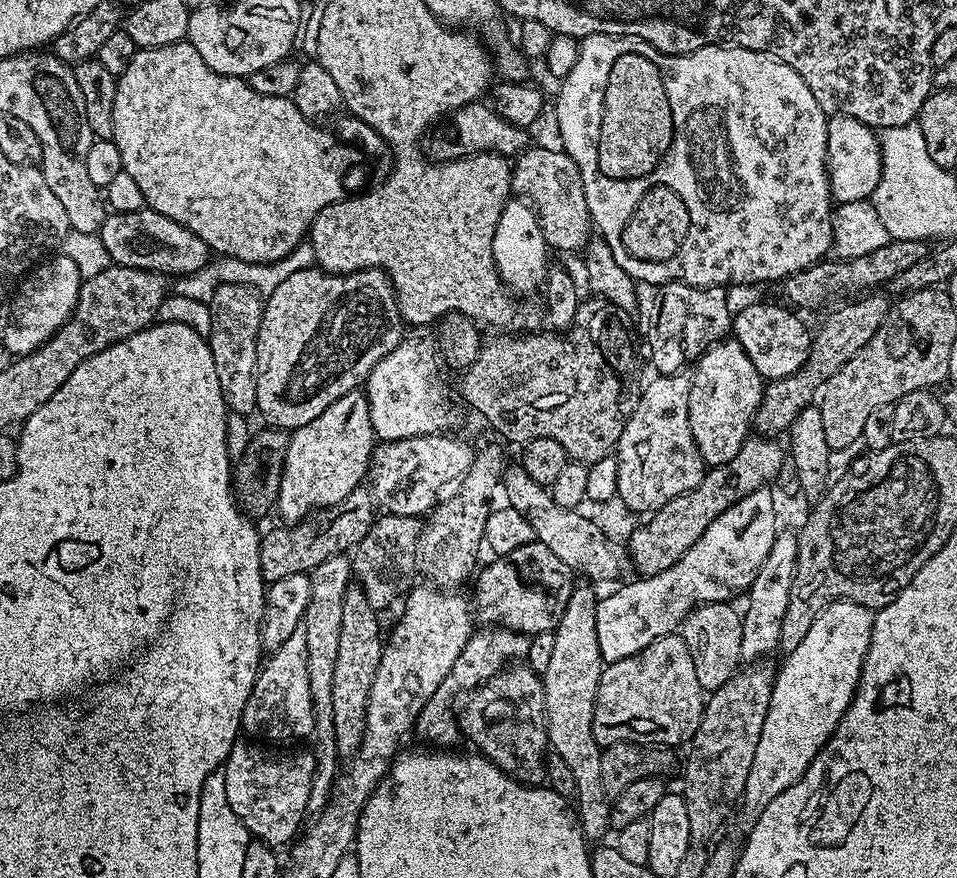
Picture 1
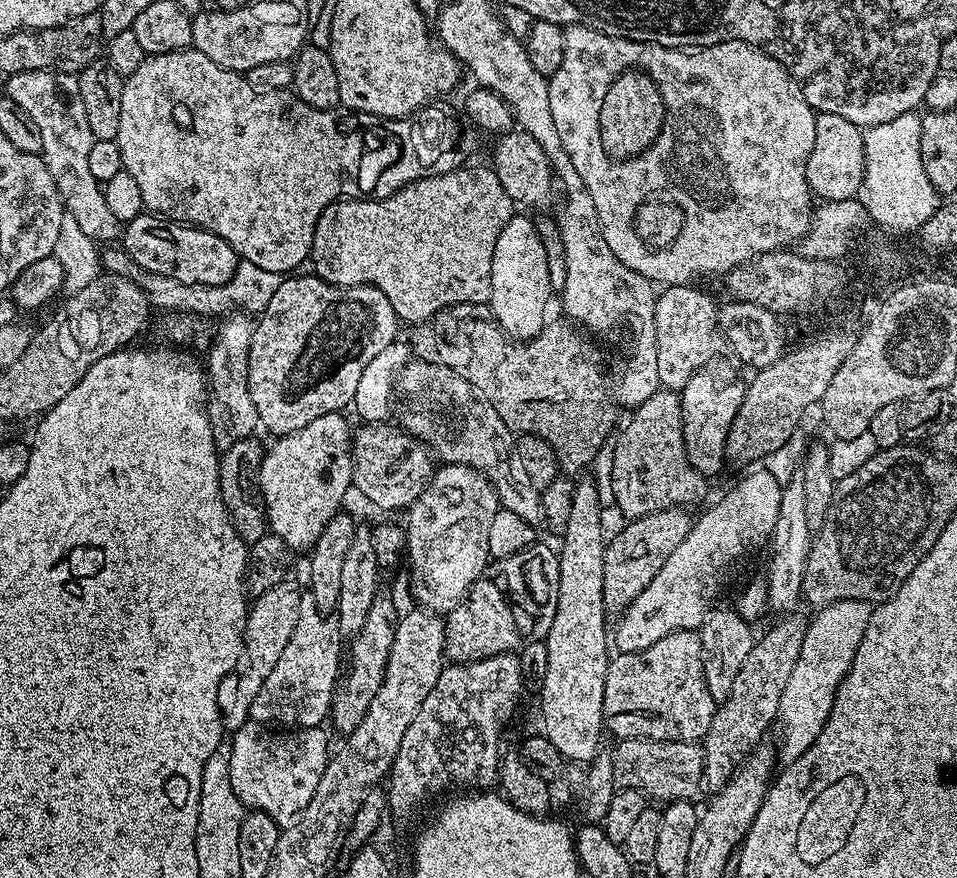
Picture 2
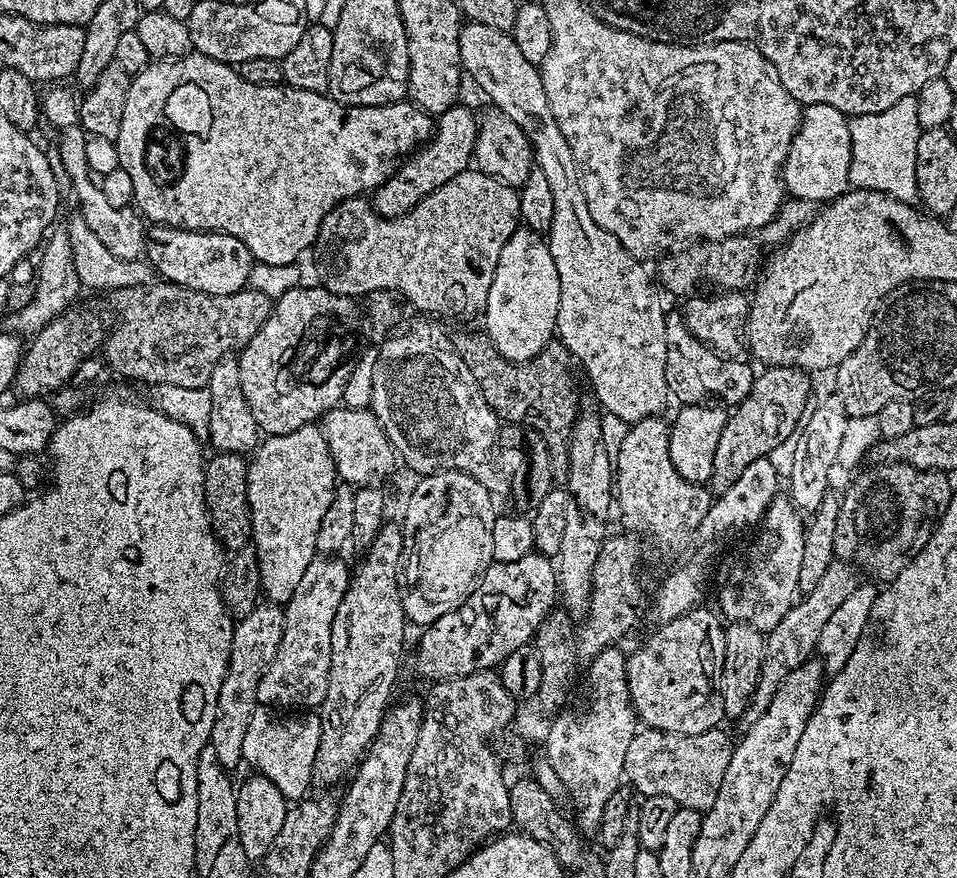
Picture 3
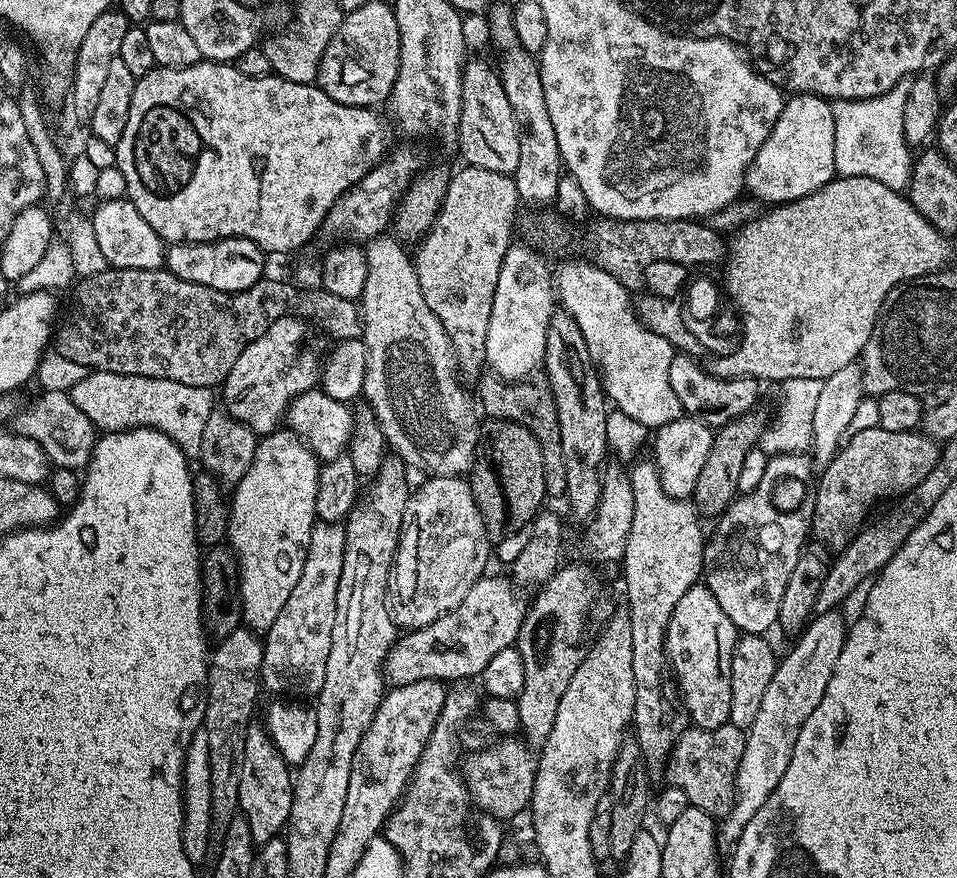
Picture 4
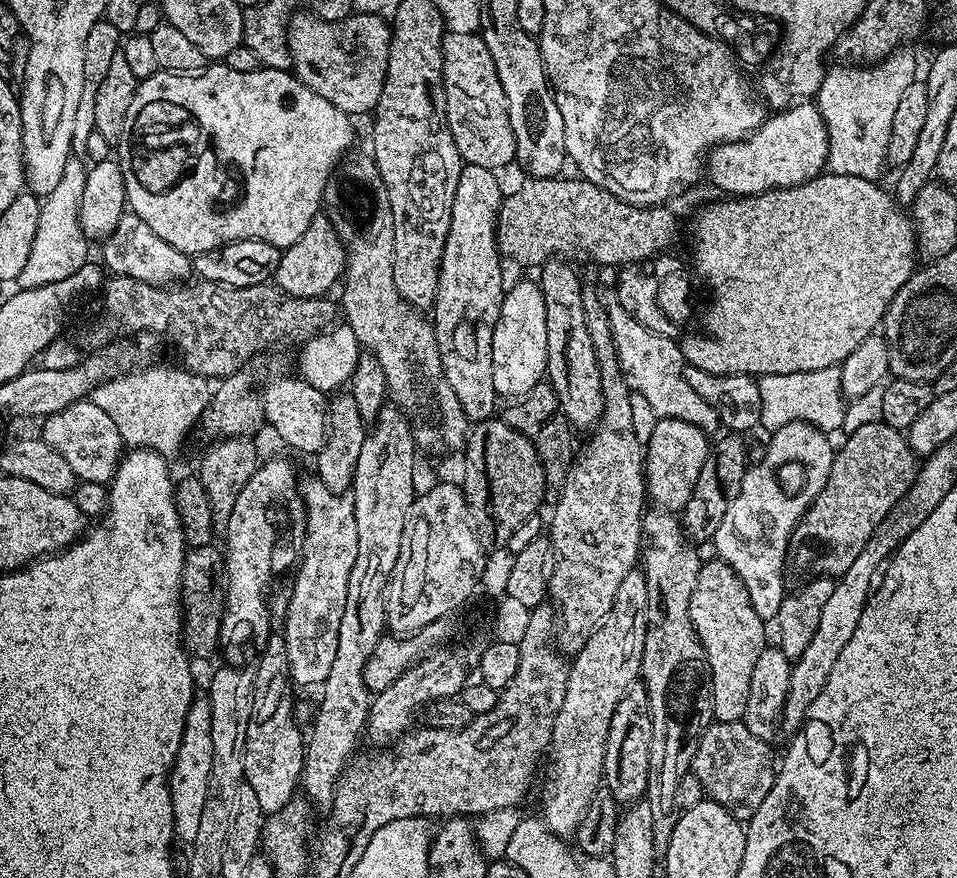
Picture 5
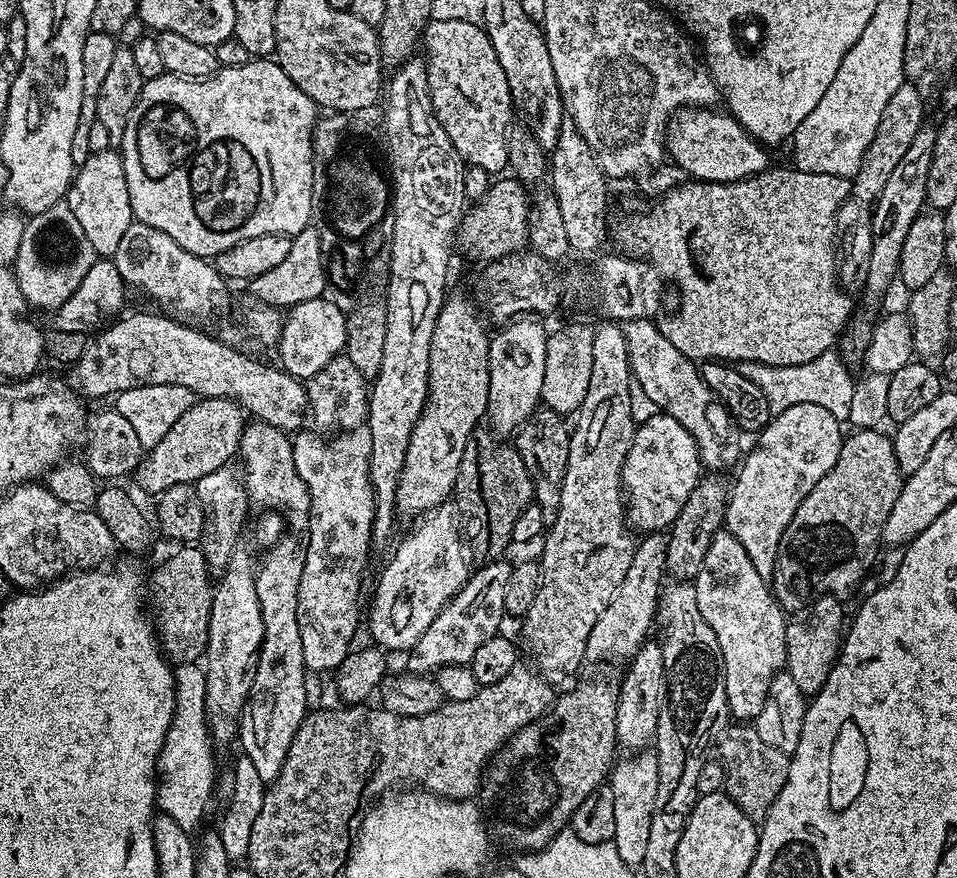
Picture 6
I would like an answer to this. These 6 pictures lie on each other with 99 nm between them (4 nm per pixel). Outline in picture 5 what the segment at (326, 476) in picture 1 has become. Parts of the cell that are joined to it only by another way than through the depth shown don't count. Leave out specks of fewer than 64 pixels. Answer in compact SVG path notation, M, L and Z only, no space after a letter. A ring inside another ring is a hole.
M268 460L257 467L255 474L250 478L250 482L246 482L246 486L242 486L241 492L238 494L238 499L234 502L234 510L230 510L230 518L228 519L228 527L226 535L228 535L228 545L223 545L224 553L224 571L226 573L226 591L224 593L224 617L222 618L222 630L220 631L220 652L225 656L227 663L232 666L240 666L245 662L244 655L248 652L248 647L252 644L252 635L256 632L256 624L269 623L270 620L270 587L268 583L272 580L272 555L276 552L276 524L272 521L272 508L276 508L279 504L285 504L290 511L299 513L302 508L300 499L300 489L298 487L298 472L292 469L292 464L288 460Z

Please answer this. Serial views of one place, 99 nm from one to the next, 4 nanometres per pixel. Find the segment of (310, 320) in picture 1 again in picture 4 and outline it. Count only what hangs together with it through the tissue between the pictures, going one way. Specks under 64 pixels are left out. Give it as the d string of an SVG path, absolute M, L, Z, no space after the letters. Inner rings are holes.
M297 315L278 318L260 338L246 346L224 380L223 407L257 437L277 431L285 423L293 400L321 383L322 356L320 360L315 331L317 329L307 319Z

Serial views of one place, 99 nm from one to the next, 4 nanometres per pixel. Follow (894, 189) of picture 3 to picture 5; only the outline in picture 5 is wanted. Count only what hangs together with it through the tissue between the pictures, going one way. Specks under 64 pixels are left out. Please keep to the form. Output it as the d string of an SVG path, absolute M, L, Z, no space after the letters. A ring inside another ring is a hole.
M901 46L871 66L829 67L825 71L814 103L822 114L828 135L827 171L876 180L879 172L886 168L894 110L898 110L906 86L917 79L916 56L910 49Z

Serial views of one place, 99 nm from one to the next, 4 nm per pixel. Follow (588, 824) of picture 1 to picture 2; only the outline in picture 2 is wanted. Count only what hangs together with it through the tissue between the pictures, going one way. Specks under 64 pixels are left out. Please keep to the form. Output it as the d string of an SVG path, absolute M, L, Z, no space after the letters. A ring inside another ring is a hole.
M586 478L584 481L579 481L574 490L574 503L570 510L570 522L566 522L562 533L564 541L558 544L558 555L560 557L560 573L558 574L558 610L554 610L554 622L550 626L546 643L546 682L542 682L542 686L538 690L540 696L540 716L544 719L544 728L542 735L549 739L554 744L565 761L576 763L576 766L591 764L597 756L601 755L600 748L600 732L605 731L604 727L604 695L606 694L606 674L608 673L608 661L610 659L610 651L608 652L608 644L610 648L610 632L604 629L604 620L606 621L606 613L604 610L604 549L606 547L606 535L604 536L604 514L606 508L599 502L599 490L591 479Z

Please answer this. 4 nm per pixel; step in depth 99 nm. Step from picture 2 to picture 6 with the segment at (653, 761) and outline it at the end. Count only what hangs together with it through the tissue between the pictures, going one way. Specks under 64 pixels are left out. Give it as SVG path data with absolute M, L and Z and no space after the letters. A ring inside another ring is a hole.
M744 722L729 727L724 735L719 737L718 744L718 759L724 766L723 791L727 792L728 797L753 820L763 821L774 798L778 798L782 786L788 781L789 753L774 750L774 746L762 742L755 727Z

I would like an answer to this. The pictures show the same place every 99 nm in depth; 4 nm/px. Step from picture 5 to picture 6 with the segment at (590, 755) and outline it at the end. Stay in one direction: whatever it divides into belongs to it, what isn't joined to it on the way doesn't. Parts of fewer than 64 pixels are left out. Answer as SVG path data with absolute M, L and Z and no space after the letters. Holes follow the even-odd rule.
M663 531L649 532L641 540L644 541L641 544L639 541L633 547L630 570L626 570L626 578L622 578L620 589L616 592L615 598L612 599L612 604L606 606L606 610L602 610L602 618L598 618L598 622L594 622L594 630L590 630L590 638L586 642L585 661L621 660L621 662L627 662L639 652L640 647L649 639L648 631L651 630L652 624L654 628L654 621L658 616L660 594L662 585L665 583L664 572L666 576L666 569L668 568L668 563L666 562L668 537Z

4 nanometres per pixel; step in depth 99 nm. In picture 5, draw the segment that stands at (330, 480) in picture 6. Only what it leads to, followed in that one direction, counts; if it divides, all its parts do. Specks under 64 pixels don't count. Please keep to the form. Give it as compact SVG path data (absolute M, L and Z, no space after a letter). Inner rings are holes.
M315 474L301 475L298 480L300 499L302 501L302 517L304 516L304 528L308 533L304 536L304 553L300 556L300 569L296 572L296 581L288 592L288 609L282 621L282 635L286 642L286 658L288 659L288 675L293 685L316 684L323 685L324 679L330 674L330 666L334 666L334 658L338 654L338 626L342 626L342 610L346 610L346 594L350 586L350 570L354 570L354 558L358 558L358 526L354 523L354 506L347 495L332 492L322 483L320 477Z

